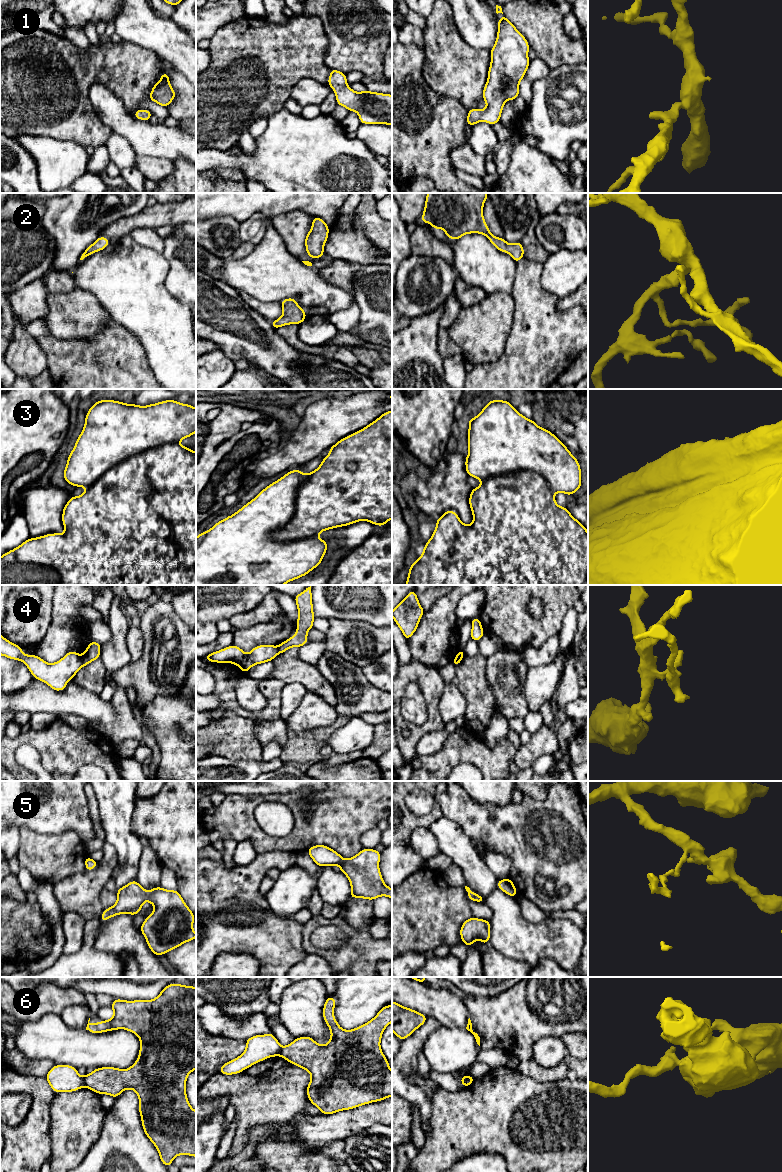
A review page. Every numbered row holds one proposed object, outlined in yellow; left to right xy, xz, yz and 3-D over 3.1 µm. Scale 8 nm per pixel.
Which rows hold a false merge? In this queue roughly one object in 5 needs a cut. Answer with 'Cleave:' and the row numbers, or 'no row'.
Cleave: 3, 4, 6

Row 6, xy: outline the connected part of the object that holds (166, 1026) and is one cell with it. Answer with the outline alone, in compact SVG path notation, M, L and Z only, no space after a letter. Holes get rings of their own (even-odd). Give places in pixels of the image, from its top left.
M171 983L167 985L153 1000L145 1001L139 999L134 1001L127 1001L114 999L111 1008L114 1012L114 1015L110 1020L101 1021L98 1023L90 1023L89 1018L86 1030L95 1034L118 1029L128 1030L136 1034L140 1039L139 1056L137 1061L132 1064L130 1068L125 1070L121 1070L115 1067L101 1067L94 1069L93 1072L84 1076L85 1087L89 1088L93 1092L96 1092L97 1094L107 1094L114 1098L117 1098L125 1089L134 1090L139 1097L139 1113L141 1115L144 1133L158 1150L160 1160L166 1167L172 1165L173 1159L178 1155L189 1155L196 1157L196 1111L192 1109L186 1095L187 1077L193 1070L196 1069L196 988L193 985L185 986L181 984Z

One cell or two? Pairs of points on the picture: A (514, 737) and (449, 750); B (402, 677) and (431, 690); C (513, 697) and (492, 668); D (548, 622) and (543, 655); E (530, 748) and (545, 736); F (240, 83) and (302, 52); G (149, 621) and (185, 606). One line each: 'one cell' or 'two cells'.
A: two cells
B: one cell
C: one cell
D: two cells
E: one cell
F: one cell
G: two cells

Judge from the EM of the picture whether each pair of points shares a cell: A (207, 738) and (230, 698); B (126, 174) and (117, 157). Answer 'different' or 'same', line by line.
A: different
B: different

